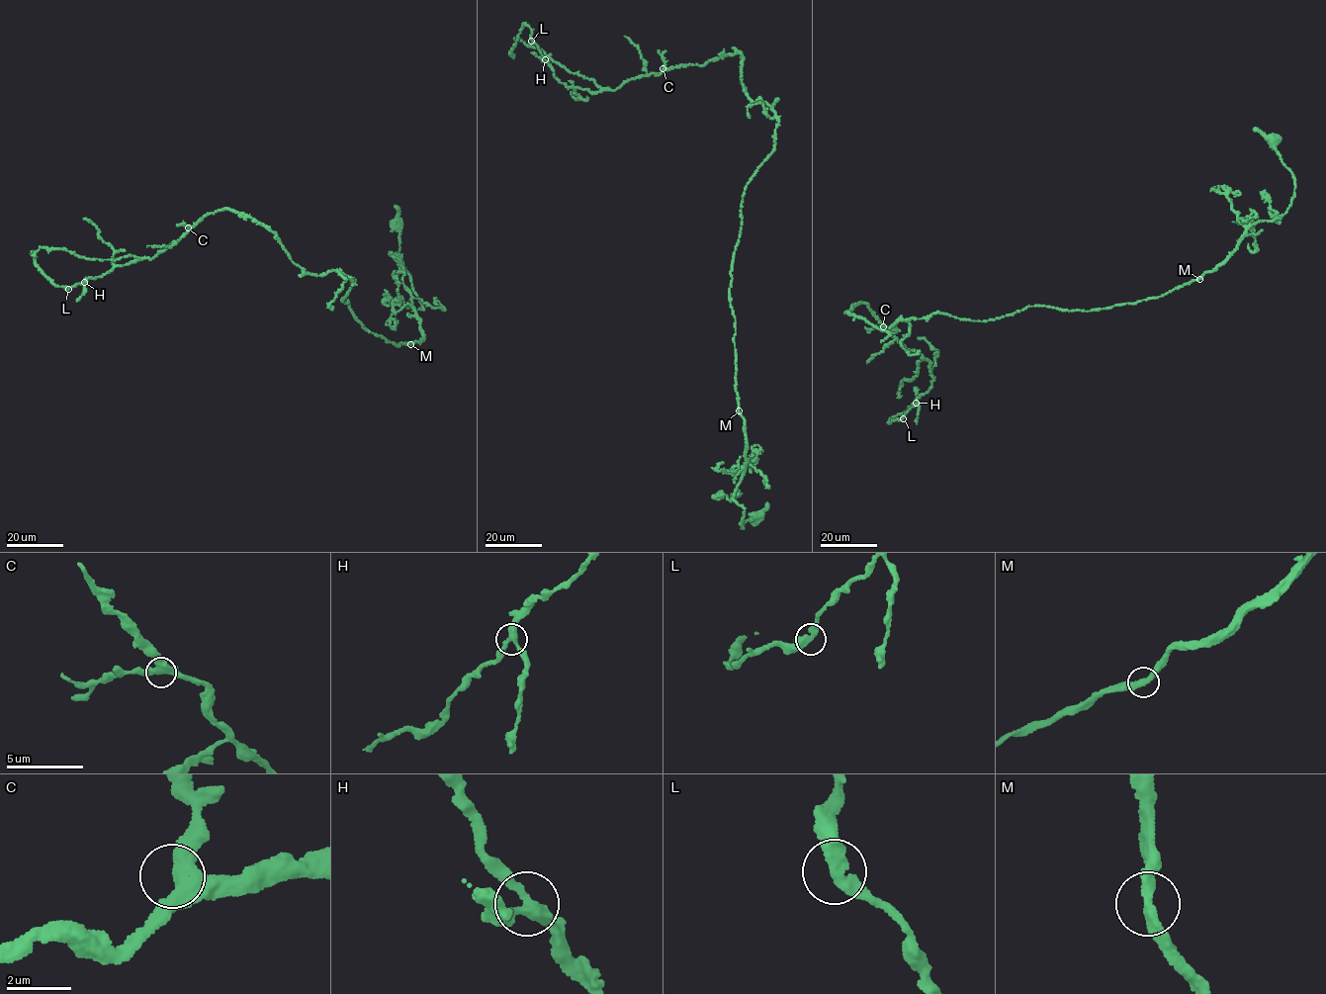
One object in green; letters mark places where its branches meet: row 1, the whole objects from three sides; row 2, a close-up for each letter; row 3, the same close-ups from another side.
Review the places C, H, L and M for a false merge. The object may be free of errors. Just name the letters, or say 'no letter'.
no letter

